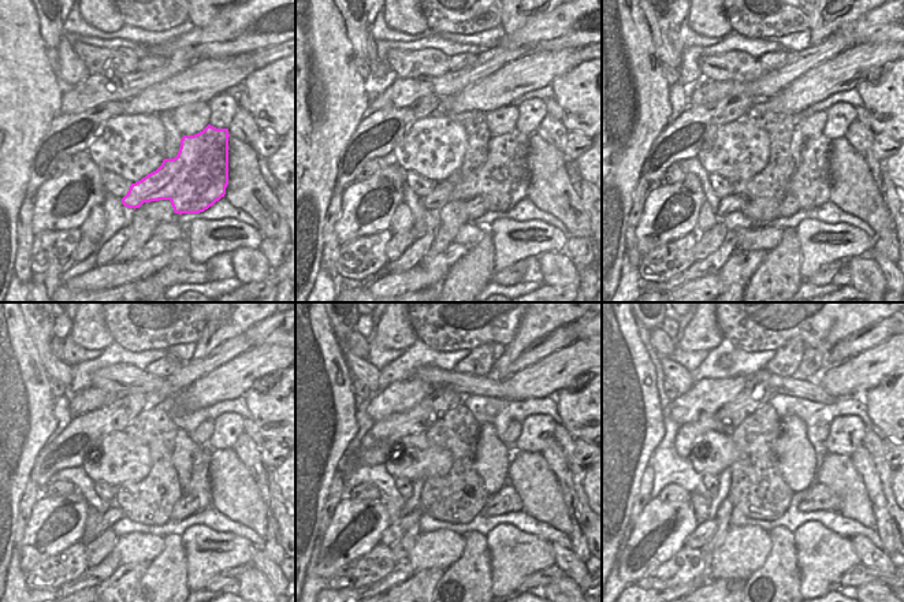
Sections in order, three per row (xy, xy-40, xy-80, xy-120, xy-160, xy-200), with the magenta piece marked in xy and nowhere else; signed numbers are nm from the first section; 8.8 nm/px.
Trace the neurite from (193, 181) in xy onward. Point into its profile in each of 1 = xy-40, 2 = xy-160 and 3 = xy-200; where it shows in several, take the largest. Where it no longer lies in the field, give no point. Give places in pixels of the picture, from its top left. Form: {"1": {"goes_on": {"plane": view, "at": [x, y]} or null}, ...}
{"1": {"goes_on": {"plane": "xy-40", "at": [502, 181]}}, "2": {"goes_on": {"plane": "xy-160", "at": [397, 530]}}, "3": {"goes_on": {"plane": "xy-200", "at": [705, 530]}}}

